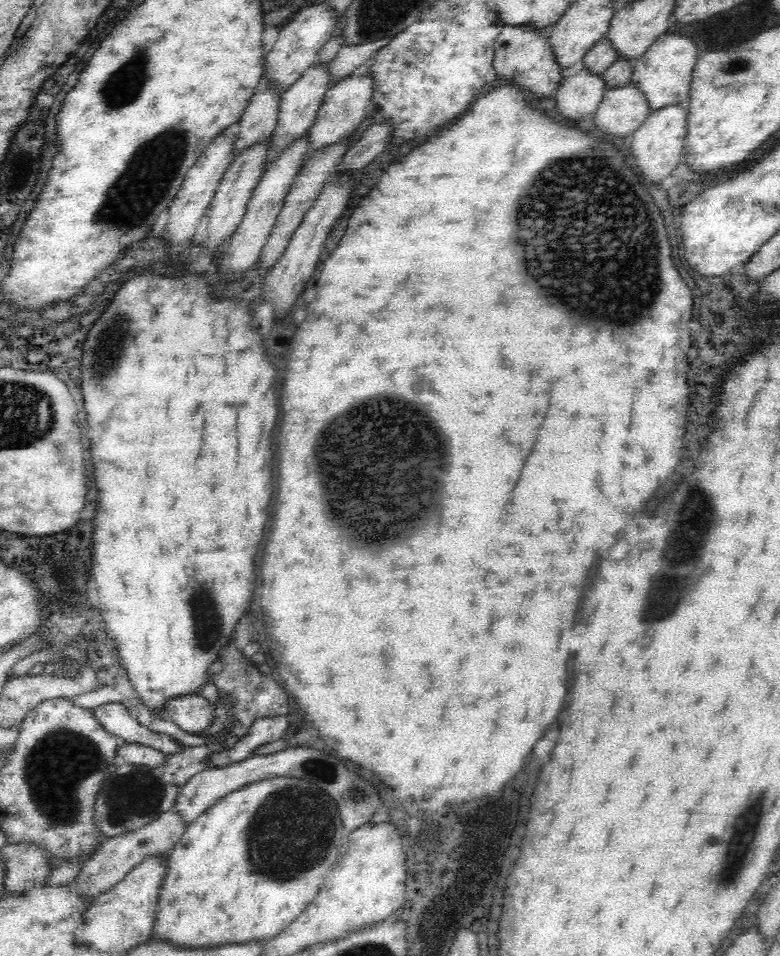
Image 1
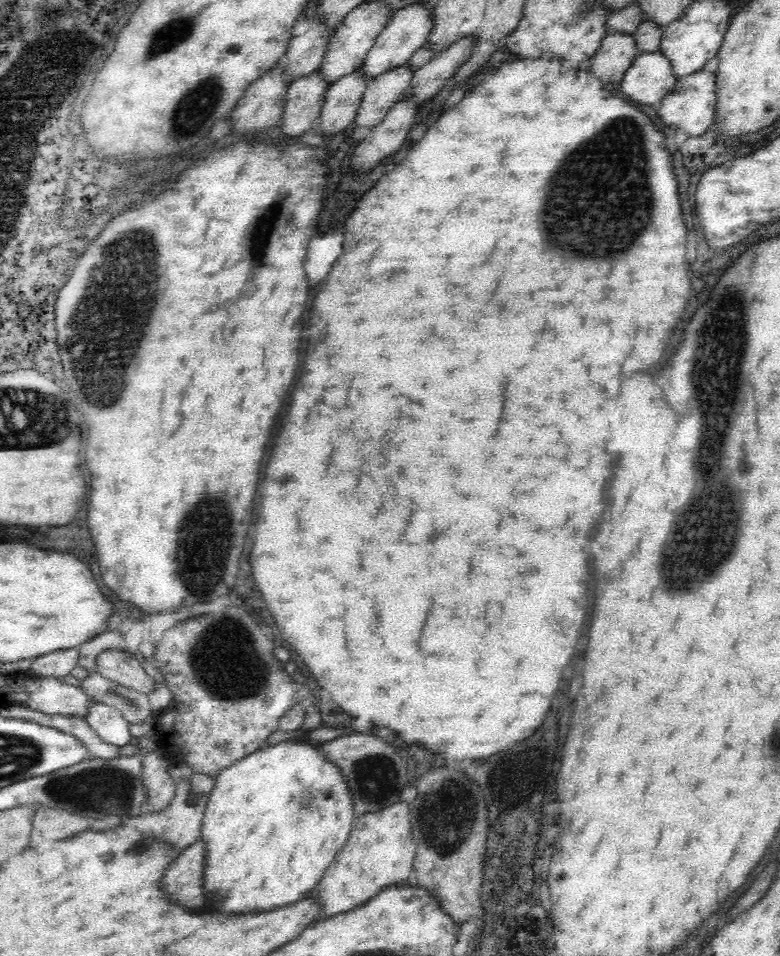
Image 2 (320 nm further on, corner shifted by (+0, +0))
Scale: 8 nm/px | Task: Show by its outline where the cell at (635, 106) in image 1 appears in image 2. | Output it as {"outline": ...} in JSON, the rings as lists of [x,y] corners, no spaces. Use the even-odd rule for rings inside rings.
{"outline":[[[658,50],[642,52],[623,76],[622,92],[636,104],[660,104],[678,80],[672,63]]]}

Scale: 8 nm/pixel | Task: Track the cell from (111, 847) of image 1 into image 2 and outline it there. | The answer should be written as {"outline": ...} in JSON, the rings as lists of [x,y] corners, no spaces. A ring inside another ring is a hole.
{"outline":[[[174,763],[169,767],[169,775],[173,778],[176,785],[176,792],[172,802],[159,813],[143,812],[137,817],[127,817],[123,824],[133,826],[146,836],[155,836],[163,840],[166,844],[171,844],[176,848],[187,848],[197,840],[201,840],[201,822],[206,810],[209,794],[198,795],[196,798],[190,797],[190,787],[188,787],[186,776],[192,774],[192,769],[186,764]]]}

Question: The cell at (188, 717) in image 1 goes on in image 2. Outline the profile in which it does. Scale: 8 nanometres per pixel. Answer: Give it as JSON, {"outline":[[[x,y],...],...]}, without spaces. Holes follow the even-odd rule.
{"outline":[[[108,649],[96,658],[97,672],[116,684],[149,694],[154,679],[140,667],[139,657],[119,649]]]}

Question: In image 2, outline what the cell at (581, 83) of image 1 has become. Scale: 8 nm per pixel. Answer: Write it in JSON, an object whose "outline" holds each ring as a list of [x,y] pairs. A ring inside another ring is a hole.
{"outline":[[[608,32],[586,68],[592,68],[589,71],[595,78],[607,78],[614,83],[614,80],[623,78],[638,54],[634,34]]]}

